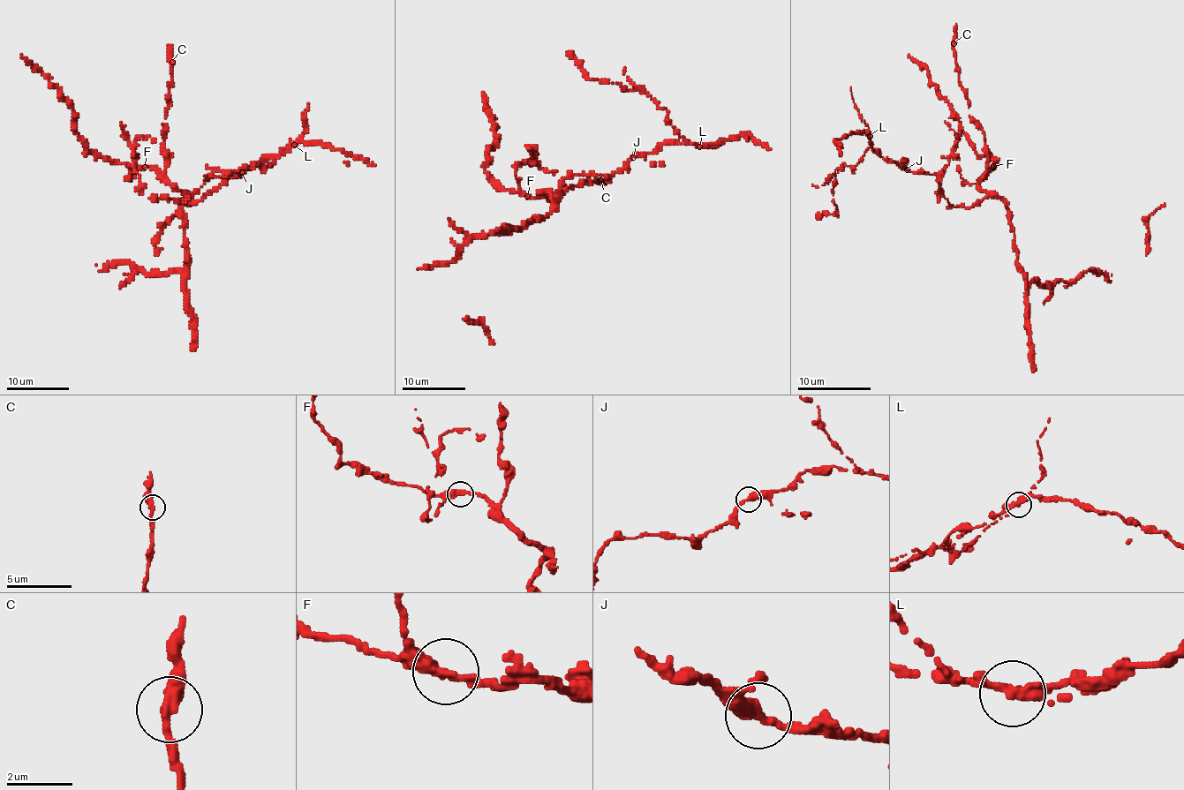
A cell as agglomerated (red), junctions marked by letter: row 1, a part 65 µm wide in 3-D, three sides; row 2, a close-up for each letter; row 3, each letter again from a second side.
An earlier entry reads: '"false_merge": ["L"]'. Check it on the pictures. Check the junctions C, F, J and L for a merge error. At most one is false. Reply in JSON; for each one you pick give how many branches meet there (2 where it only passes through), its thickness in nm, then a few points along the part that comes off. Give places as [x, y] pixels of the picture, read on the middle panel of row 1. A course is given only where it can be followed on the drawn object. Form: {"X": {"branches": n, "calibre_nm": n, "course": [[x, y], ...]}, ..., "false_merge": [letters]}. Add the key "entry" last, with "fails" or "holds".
{"L": {"branches": 2, "calibre_nm": 380, "course": [[700, 146], [689, 145], [668, 121], [665, 109], [640, 87], [629, 89], [615, 82], [589, 78], [567, 51]]}, "false_merge": ["L"], "entry": "holds"}

